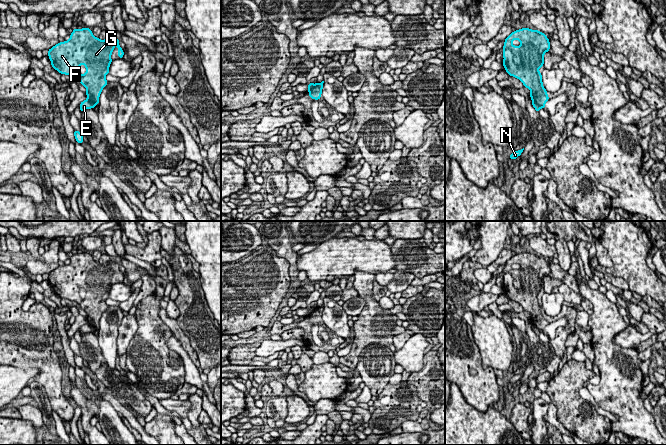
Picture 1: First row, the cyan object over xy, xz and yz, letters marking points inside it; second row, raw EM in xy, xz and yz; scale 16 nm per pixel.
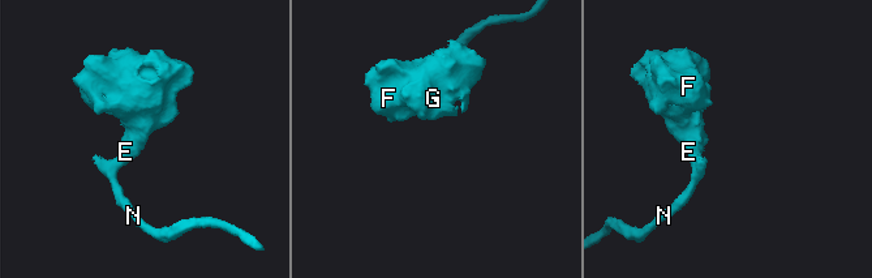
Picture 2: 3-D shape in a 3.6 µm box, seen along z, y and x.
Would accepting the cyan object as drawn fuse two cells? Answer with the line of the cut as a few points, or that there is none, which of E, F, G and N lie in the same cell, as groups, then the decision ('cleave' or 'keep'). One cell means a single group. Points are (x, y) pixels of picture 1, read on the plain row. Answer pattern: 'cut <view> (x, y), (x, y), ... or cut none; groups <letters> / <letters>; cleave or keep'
cut yz (532, 323), (542, 331); groups E N / F G; cleave

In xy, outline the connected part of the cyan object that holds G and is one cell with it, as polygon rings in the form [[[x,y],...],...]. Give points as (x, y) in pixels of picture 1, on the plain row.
[[[89,252],[74,253],[68,265],[59,266],[48,274],[51,290],[60,298],[77,302],[87,313],[87,322],[94,328],[99,328],[99,321],[103,312],[108,308],[105,300],[109,298],[109,290],[112,286],[111,279],[116,270],[118,272],[118,282],[123,282],[124,276],[119,269],[120,263],[116,266],[95,261]]]

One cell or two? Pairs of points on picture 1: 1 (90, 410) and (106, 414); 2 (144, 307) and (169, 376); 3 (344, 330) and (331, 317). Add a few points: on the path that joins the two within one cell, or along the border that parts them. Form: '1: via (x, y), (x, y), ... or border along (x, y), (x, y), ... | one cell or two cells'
1: border along (99, 406), (99, 411), (96, 414) | two cells
2: via (149, 324), (152, 359) | one cell
3: via (341, 327), (334, 320) | one cell

